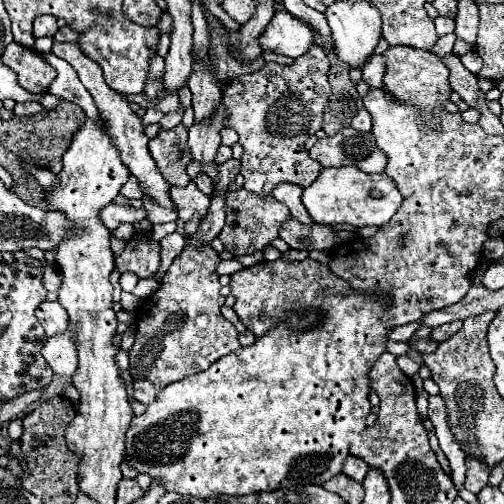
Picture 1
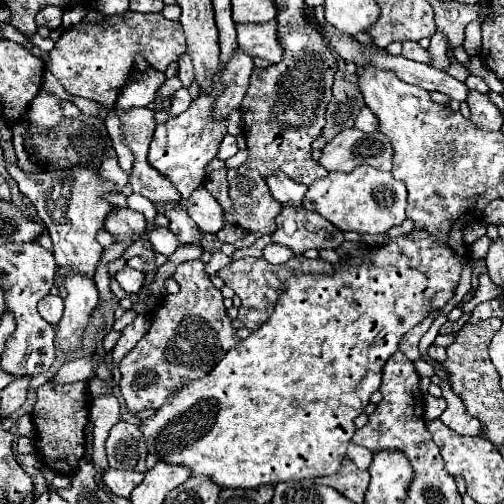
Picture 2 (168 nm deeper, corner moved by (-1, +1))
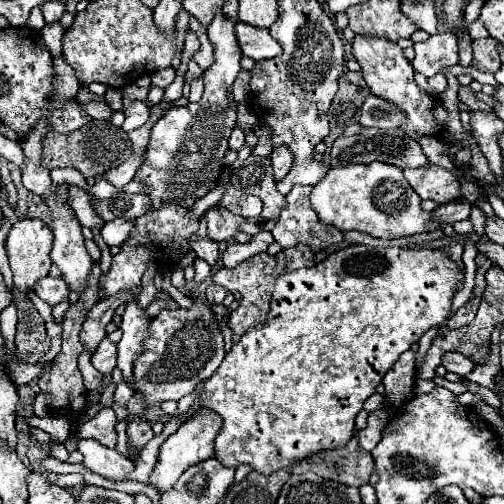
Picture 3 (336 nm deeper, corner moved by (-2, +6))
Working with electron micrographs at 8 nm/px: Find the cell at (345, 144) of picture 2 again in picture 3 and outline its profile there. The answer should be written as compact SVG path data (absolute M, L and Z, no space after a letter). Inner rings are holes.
M348 125L344 133L334 141L332 151L330 151L332 167L342 167L348 163L372 163L372 161L382 161L396 165L400 169L404 167L424 167L428 165L428 157L422 153L422 147L416 139L408 137L402 129L396 131L386 131L386 129L368 129L362 125Z

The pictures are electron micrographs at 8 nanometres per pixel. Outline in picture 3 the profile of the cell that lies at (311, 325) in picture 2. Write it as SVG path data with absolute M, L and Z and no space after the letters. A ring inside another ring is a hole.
M348 245L340 251L330 253L324 261L320 261L314 267L298 269L284 273L276 281L276 289L272 293L272 303L268 311L268 319L262 327L252 329L242 335L238 343L232 345L232 349L226 353L224 361L216 369L216 373L204 383L204 389L200 395L204 397L200 401L200 407L208 407L216 411L224 425L216 437L216 459L226 465L226 467L238 467L242 463L252 465L258 473L270 475L272 471L278 469L290 469L290 465L298 459L310 457L322 449L334 449L334 447L344 447L352 435L354 435L354 419L358 411L362 409L364 401L376 391L376 387L382 383L384 373L398 361L398 357L410 349L410 345L418 343L418 339L432 327L440 325L442 321L448 319L450 309L452 309L452 299L456 293L456 287L464 281L464 271L458 267L456 261L450 259L450 255L444 249L424 249L424 247L414 247L414 249L402 249L402 247L368 247L368 245Z

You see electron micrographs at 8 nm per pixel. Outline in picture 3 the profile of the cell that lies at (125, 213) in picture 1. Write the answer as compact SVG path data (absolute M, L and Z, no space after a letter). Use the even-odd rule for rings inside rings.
M114 219L114 221L108 221L104 223L102 227L102 237L104 241L112 247L112 245L122 245L128 237L130 237L130 231L134 229L134 221L128 221L128 219Z

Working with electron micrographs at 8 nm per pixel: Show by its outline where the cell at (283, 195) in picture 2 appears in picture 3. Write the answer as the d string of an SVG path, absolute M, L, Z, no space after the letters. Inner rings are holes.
M286 145L274 147L270 159L272 159L272 167L274 167L276 181L280 181L290 171L290 165L294 163L294 155L290 153L290 149L286 149Z

